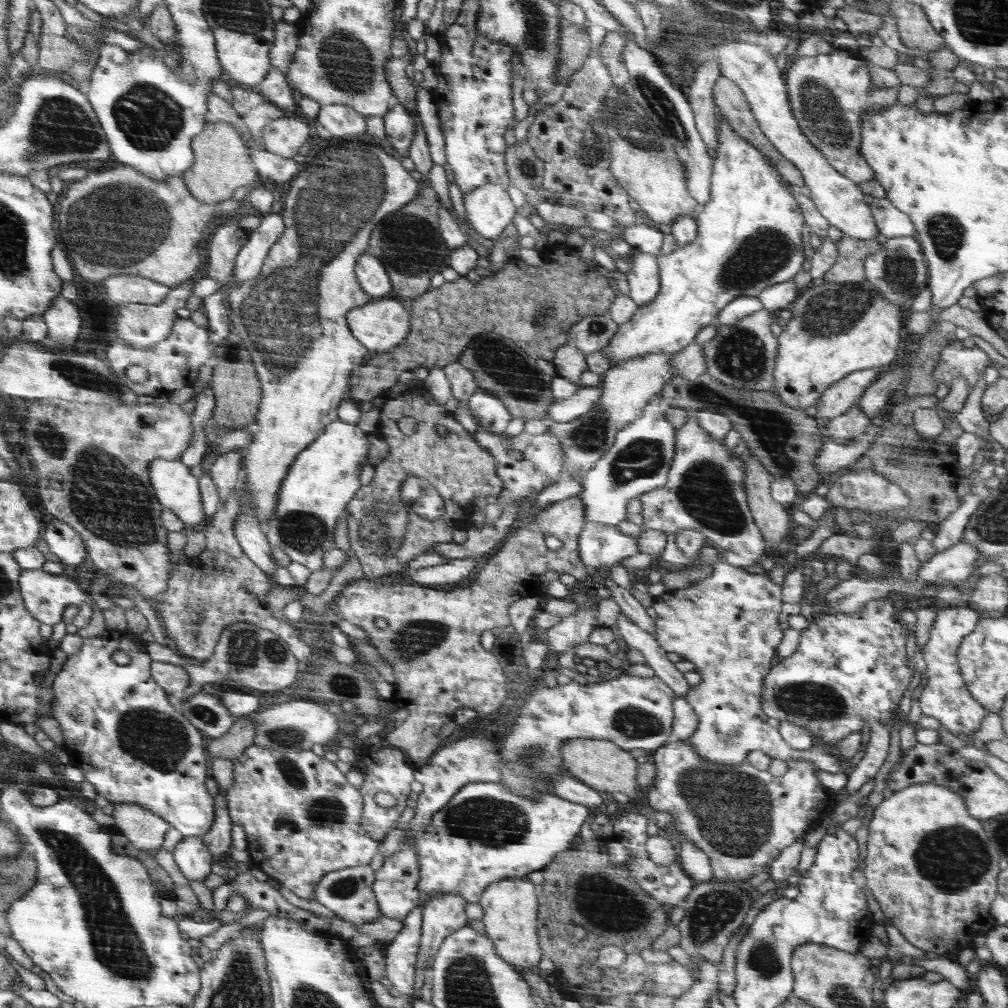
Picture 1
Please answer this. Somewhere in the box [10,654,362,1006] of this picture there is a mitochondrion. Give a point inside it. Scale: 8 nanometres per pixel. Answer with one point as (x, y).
(115, 943)

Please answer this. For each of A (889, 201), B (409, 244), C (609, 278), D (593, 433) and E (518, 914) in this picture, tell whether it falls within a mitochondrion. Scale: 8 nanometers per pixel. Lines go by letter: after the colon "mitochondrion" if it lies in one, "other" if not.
A: other
B: mitochondrion
C: other
D: mitochondrion
E: other

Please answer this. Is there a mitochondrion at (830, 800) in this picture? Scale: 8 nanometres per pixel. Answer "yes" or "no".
no

